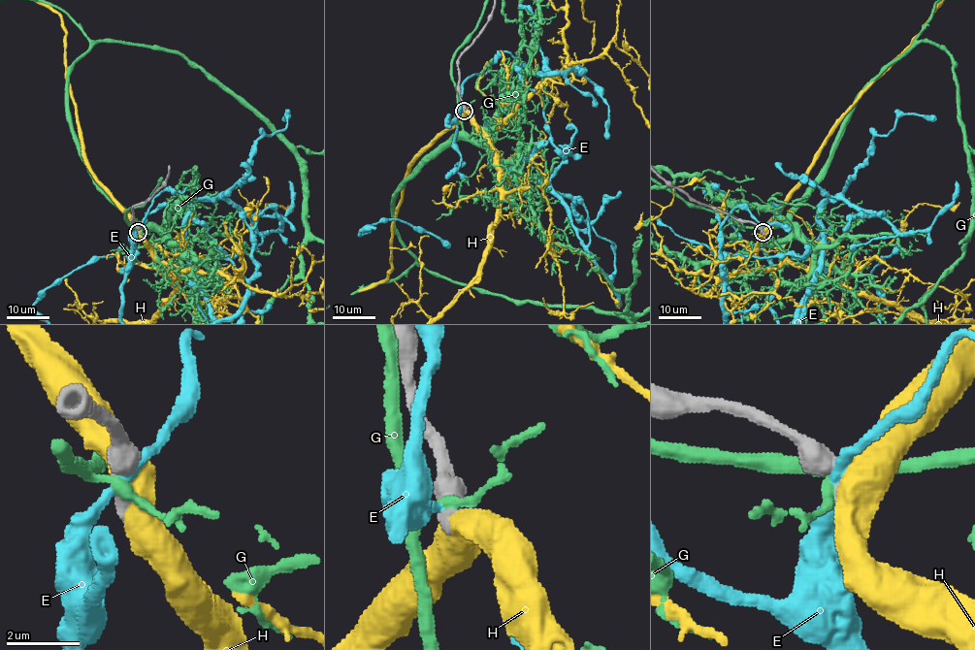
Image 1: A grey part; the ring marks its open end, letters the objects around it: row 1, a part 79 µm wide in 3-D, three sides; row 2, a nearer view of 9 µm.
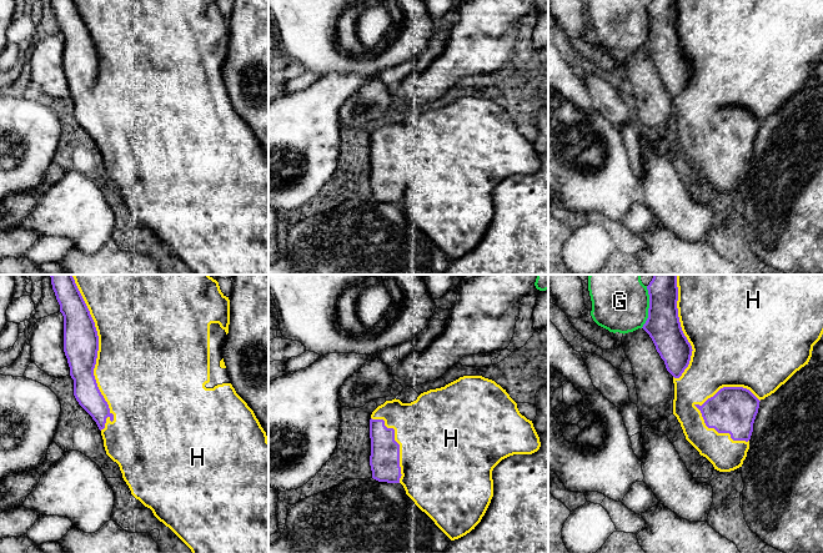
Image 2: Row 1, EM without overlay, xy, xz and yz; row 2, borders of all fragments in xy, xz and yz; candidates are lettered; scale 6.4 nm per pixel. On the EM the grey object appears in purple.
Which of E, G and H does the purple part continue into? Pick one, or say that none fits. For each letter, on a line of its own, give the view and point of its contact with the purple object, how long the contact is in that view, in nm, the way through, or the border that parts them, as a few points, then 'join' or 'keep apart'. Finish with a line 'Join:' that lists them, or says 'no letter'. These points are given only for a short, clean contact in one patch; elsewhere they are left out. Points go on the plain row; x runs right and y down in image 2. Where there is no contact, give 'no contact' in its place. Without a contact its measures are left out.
E: no contact; keep apart
G: contact yz (650, 28); length 280 nm; border yz (647, 6), (648, 38), (641, 48); keep apart
H: contact xy (96, 78); length 1000 nm; join
Join: H

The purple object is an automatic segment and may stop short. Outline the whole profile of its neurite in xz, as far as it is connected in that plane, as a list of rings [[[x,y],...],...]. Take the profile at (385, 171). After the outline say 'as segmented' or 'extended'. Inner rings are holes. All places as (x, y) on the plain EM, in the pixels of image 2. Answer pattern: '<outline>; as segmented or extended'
[[[463,96],[445,107],[421,114],[416,121],[386,121],[370,140],[372,198],[401,203],[406,215],[451,260],[470,253],[481,242],[493,217],[493,188],[513,175],[532,175],[541,167],[532,141],[522,136],[517,124],[495,101],[482,96]]]; extended

